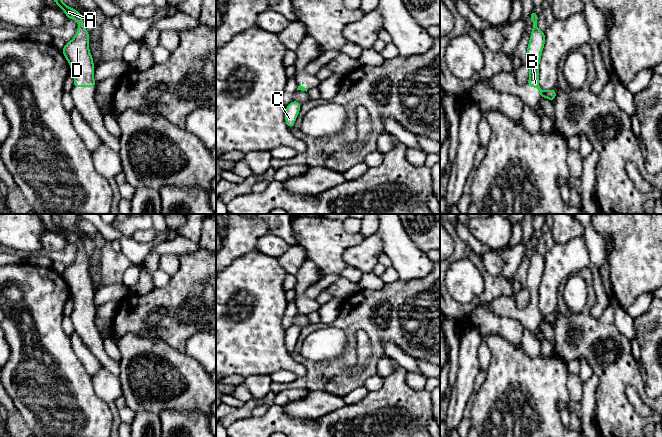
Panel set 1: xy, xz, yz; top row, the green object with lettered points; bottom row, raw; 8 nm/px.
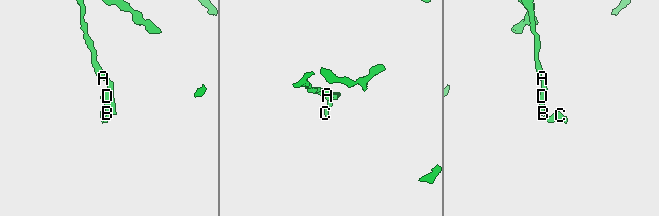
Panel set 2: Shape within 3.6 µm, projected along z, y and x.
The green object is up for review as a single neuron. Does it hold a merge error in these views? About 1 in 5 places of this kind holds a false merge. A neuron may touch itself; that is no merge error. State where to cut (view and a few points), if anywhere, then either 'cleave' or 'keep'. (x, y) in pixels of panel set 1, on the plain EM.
no cut; keep

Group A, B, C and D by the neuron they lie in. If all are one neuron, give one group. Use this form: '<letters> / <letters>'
A B C D

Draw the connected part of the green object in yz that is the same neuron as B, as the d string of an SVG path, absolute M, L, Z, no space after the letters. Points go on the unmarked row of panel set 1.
M532 235L530 242L533 246L533 254L527 272L526 288L530 294L530 301L527 308L530 311L536 311L539 314L540 322L546 321L554 326L556 320L555 312L548 315L543 315L538 306L539 285L541 283L541 277L545 268L545 258L537 252L538 238Z

